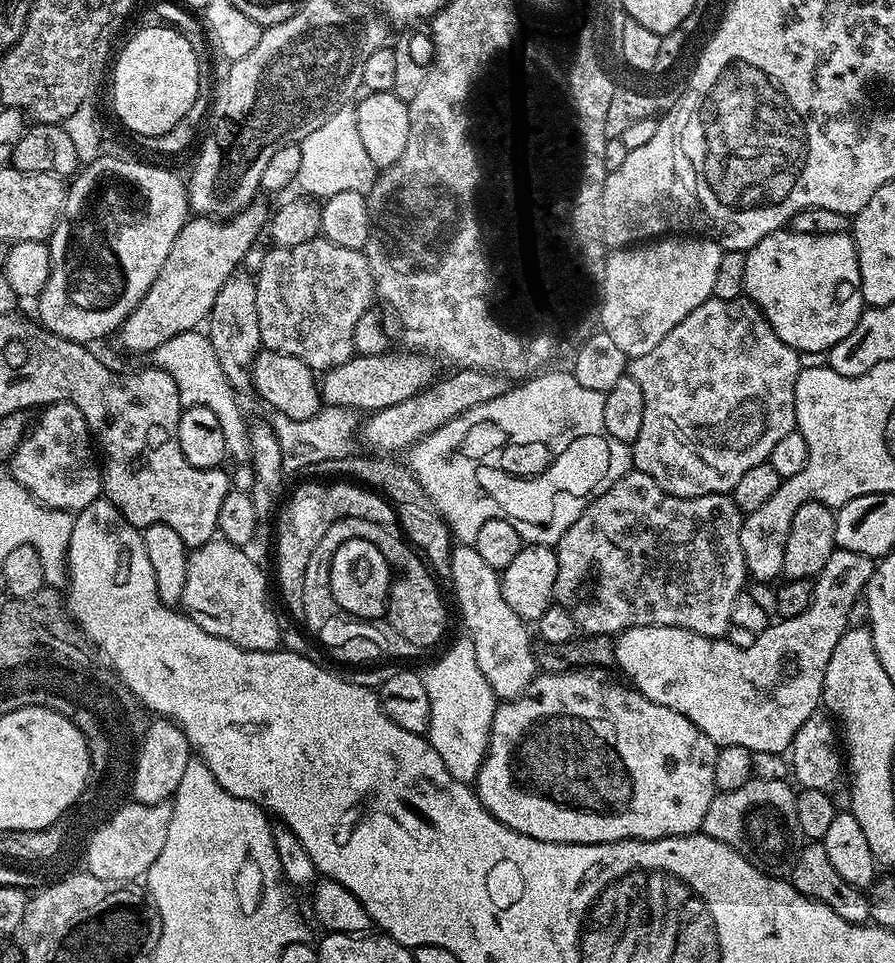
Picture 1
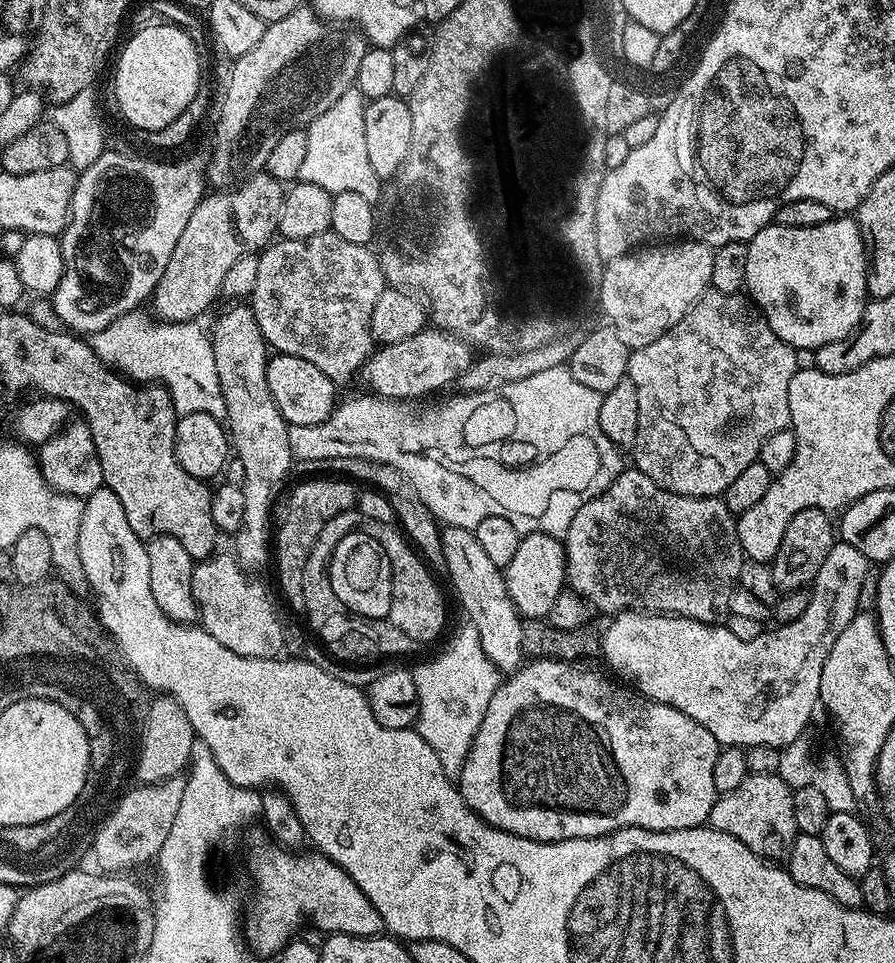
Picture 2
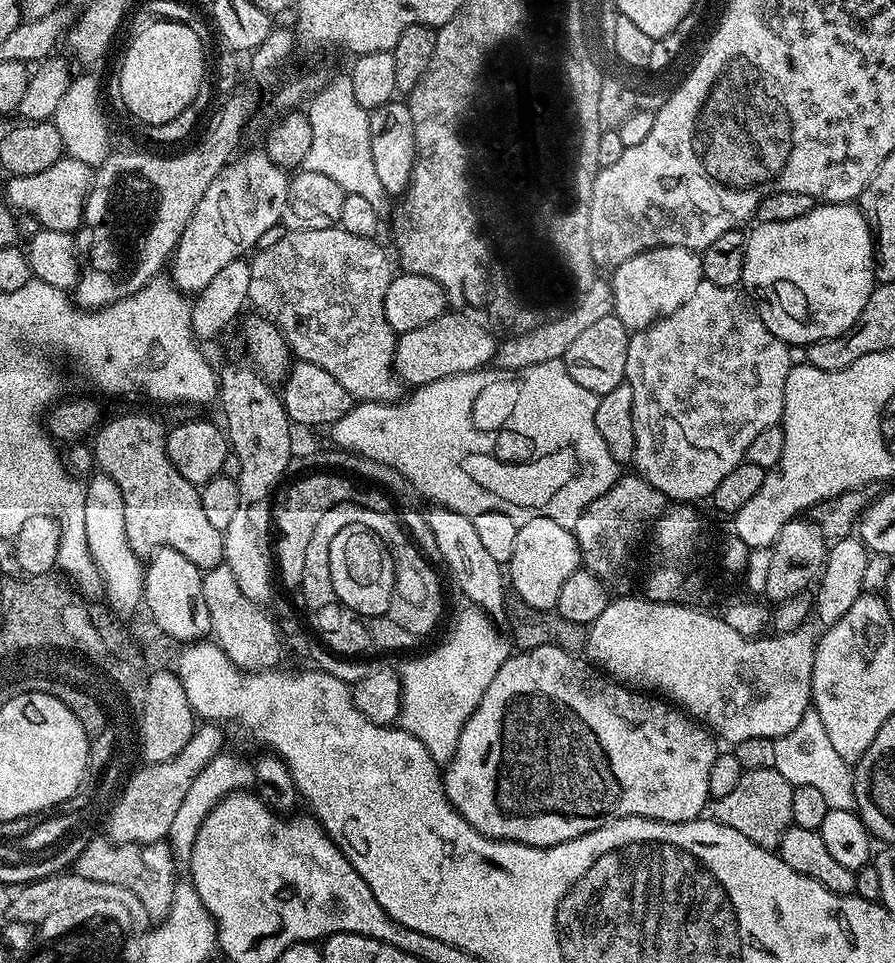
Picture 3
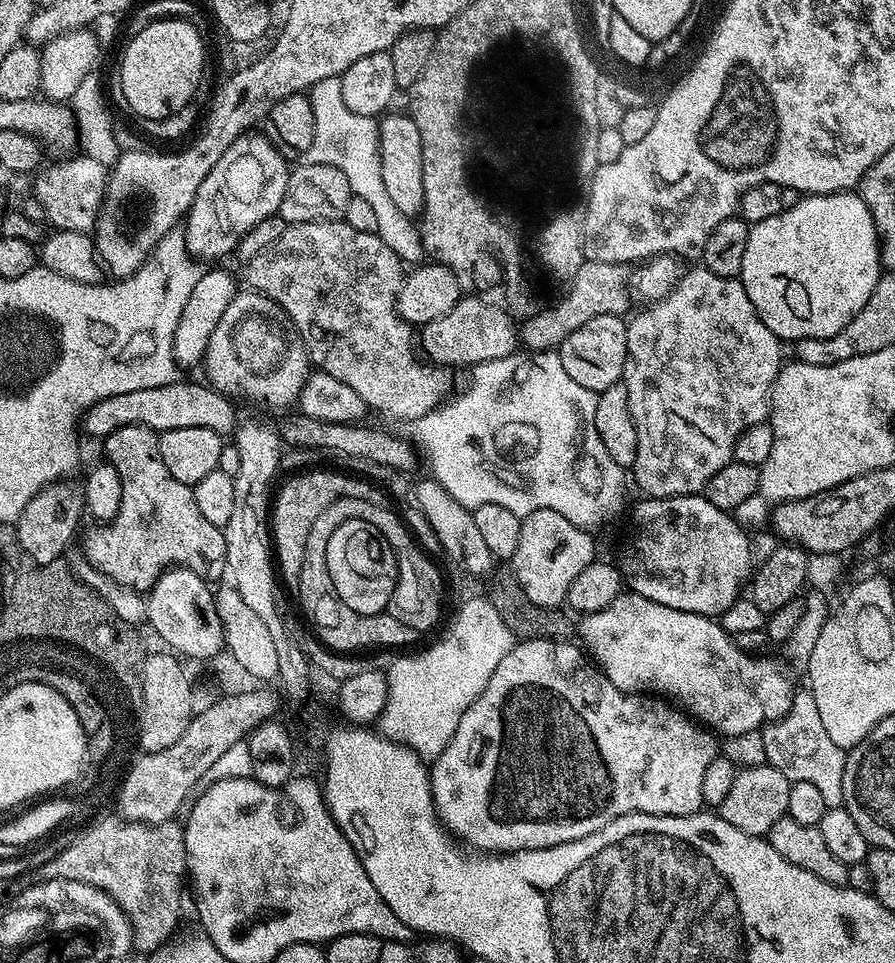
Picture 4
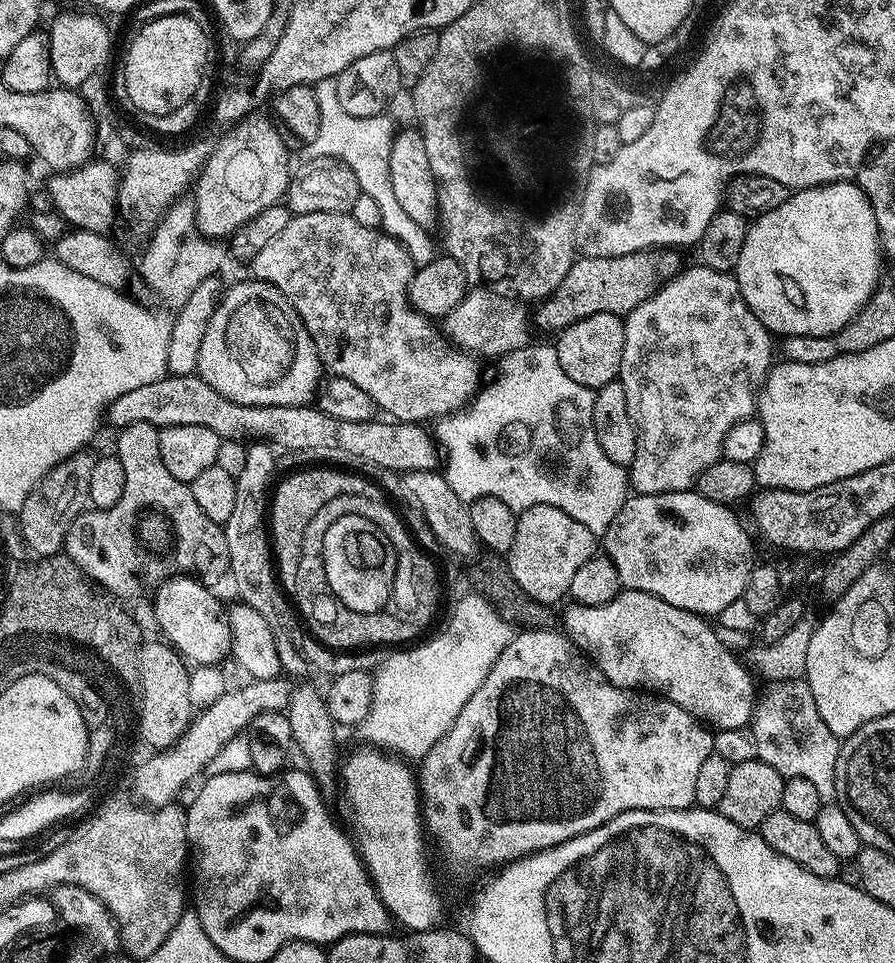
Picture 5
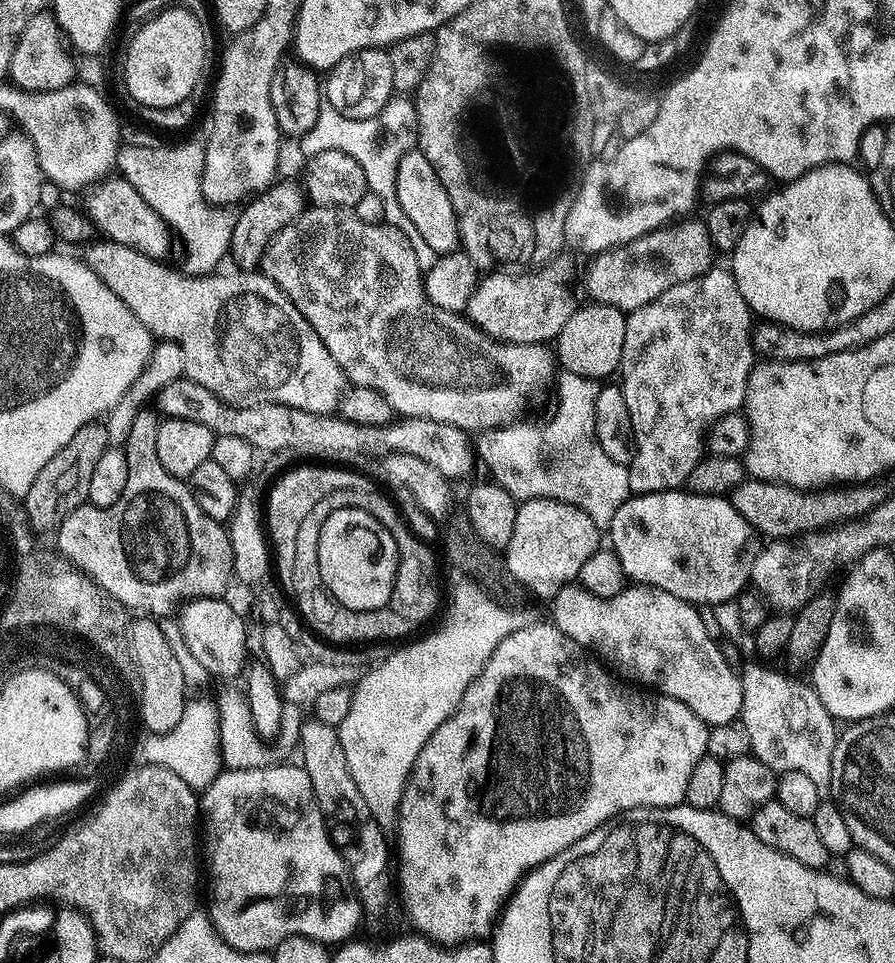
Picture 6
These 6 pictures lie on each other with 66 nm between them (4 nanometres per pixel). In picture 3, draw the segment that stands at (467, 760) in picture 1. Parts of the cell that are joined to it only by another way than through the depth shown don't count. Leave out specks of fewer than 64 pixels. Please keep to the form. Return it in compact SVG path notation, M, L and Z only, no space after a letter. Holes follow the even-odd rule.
M475 606L465 609L452 633L433 652L408 660L399 669L402 682L399 727L418 738L430 750L430 758L441 766L447 766L454 758L458 738L470 714L474 714L478 702L482 702L482 694L486 694L486 686L494 682L494 674L498 674L510 655L509 641L500 640L488 613Z

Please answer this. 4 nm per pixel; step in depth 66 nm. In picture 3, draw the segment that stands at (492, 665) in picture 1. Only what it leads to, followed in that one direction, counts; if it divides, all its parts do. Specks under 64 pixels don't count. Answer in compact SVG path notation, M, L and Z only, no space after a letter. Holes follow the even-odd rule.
M432 506L429 509L426 512L428 525L438 542L440 560L452 571L457 586L464 591L464 596L468 599L467 603L479 608L481 612L487 612L489 617L503 617L506 612L506 595L504 596L506 572L501 564L494 562L494 557L486 551L482 541L478 539L472 517L439 506Z

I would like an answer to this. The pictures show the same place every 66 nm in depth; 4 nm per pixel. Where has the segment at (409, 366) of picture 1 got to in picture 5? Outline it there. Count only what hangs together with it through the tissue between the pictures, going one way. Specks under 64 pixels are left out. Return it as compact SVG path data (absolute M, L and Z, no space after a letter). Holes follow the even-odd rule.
M484 286L473 287L466 296L457 304L457 308L446 317L446 334L448 338L460 349L469 354L479 354L484 356L497 356L503 358L508 353L525 348L530 342L528 336L528 322L530 326L530 312L527 312L520 304L515 304L508 296L499 296L496 292L487 292Z

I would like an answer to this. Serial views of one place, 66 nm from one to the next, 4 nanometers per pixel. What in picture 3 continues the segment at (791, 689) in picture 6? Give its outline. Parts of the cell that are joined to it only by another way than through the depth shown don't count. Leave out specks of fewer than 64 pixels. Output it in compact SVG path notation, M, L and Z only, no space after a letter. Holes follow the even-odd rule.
M809 708L803 715L794 730L782 735L774 744L774 769L782 774L793 787L808 785L817 787L825 797L829 809L854 810L856 799L854 798L851 767L835 753L830 738L827 737L826 728L822 718L818 717L815 709Z

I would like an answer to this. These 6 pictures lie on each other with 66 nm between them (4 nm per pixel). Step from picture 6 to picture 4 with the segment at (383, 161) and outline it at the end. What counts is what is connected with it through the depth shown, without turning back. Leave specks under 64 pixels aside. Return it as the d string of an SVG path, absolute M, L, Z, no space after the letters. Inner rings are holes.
M358 114L352 115L352 194L370 202L378 221L376 235L398 254L398 258L405 265L416 266L425 259L426 253L421 245L418 228L409 217L403 216L390 199L390 193L386 190L386 182L382 182L382 166L380 165L380 129L377 121L371 116L363 116L356 120Z

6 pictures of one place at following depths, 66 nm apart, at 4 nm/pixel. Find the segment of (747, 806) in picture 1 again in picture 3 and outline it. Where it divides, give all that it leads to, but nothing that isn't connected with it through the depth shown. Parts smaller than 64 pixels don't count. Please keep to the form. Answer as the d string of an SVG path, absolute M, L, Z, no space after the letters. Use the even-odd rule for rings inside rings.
M774 768L746 770L742 778L738 778L738 786L734 786L726 798L715 800L710 812L719 824L730 826L730 830L738 830L738 834L750 838L750 842L772 850L779 845L782 834L793 823L790 810L792 789L793 784Z

